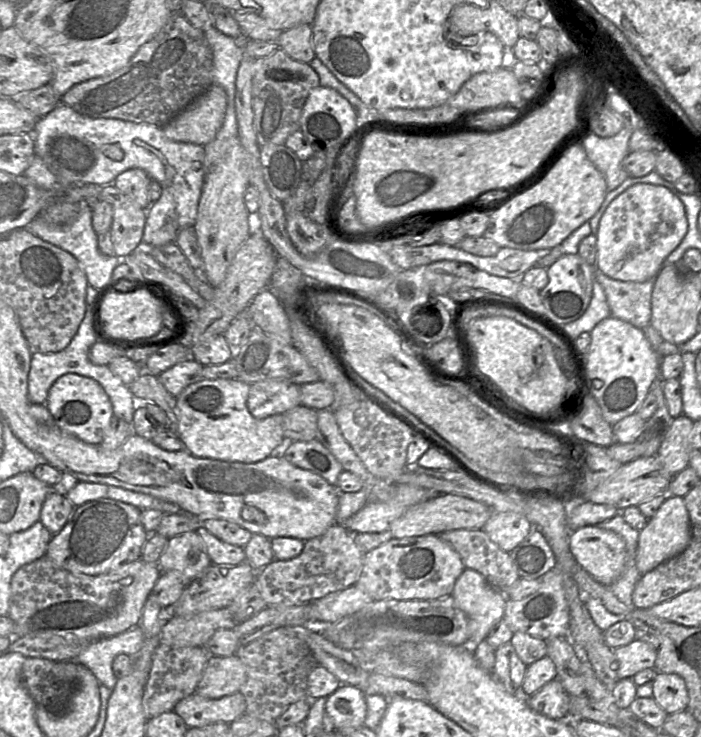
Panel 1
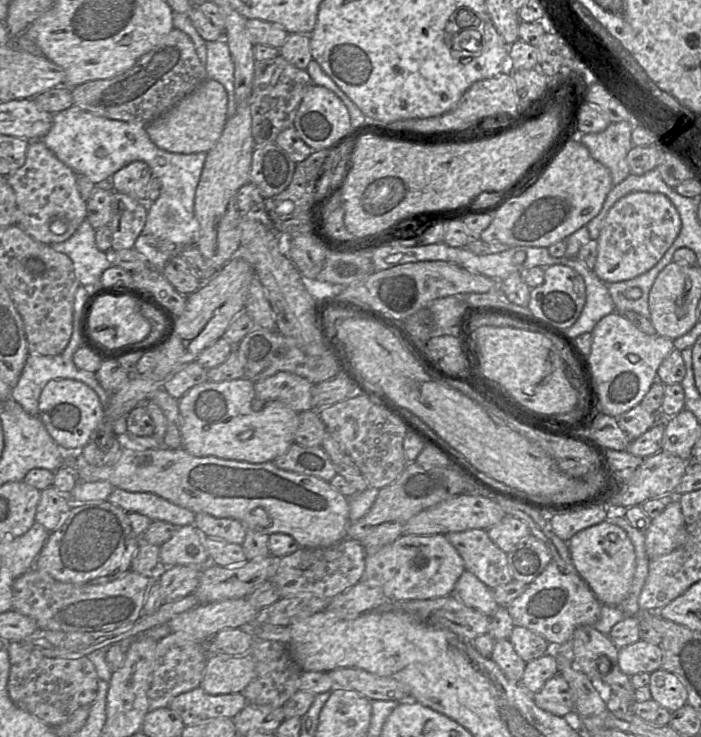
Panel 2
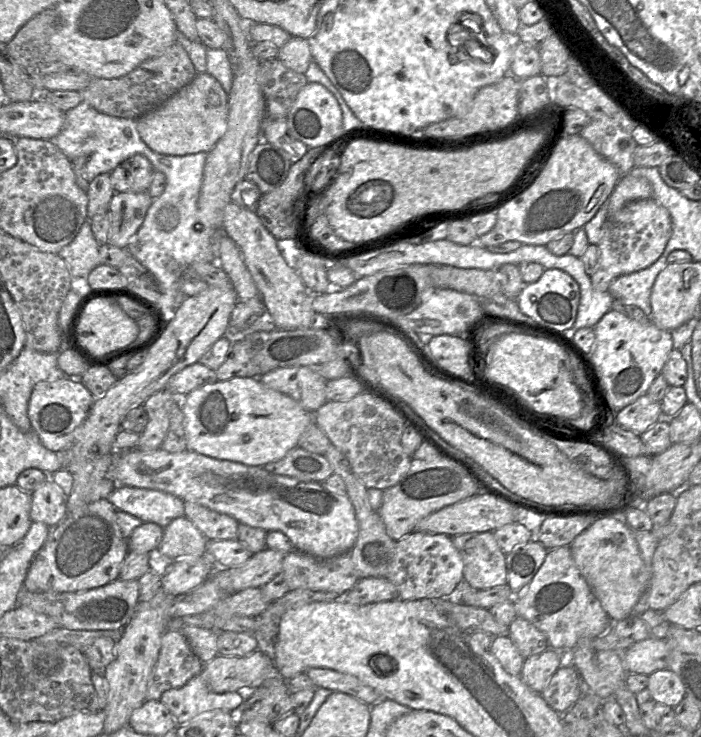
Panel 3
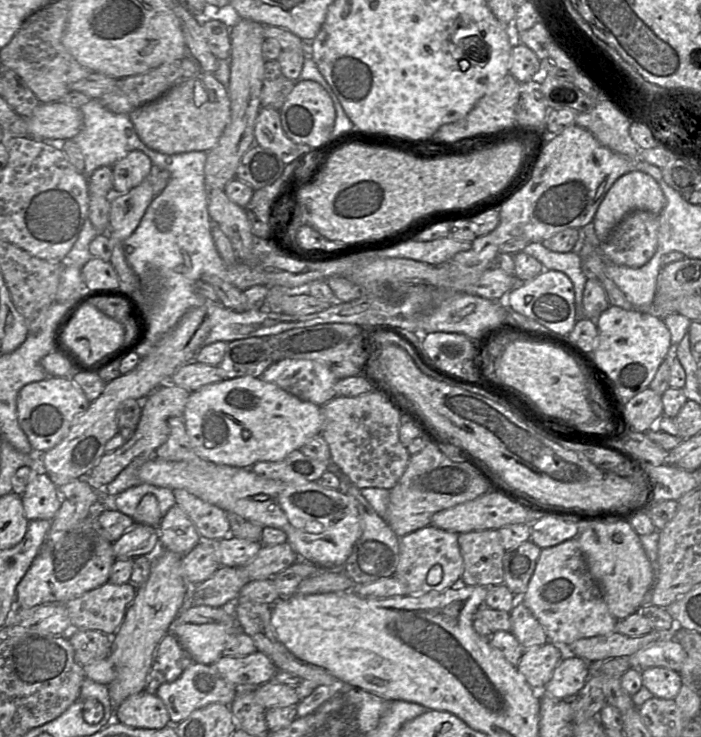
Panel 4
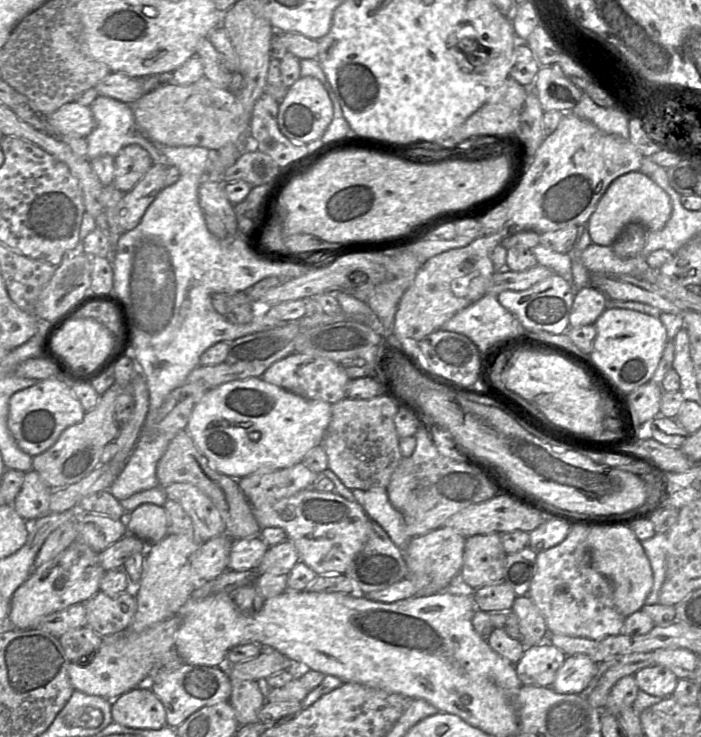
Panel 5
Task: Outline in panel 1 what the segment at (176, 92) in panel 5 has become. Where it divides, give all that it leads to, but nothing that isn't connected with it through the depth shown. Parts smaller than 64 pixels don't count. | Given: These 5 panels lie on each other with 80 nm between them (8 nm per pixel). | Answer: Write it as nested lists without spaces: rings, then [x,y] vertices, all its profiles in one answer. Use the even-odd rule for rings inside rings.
[[[212,84],[175,118],[162,126],[162,130],[172,141],[205,146],[221,128],[226,107],[225,90]]]

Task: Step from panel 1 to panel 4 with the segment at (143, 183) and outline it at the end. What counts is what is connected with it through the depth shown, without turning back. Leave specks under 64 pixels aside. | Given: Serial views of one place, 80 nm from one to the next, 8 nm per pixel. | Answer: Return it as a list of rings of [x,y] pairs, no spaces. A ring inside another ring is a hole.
[[[134,150],[117,161],[112,169],[114,191],[117,194],[126,194],[149,178],[155,168],[145,153]]]

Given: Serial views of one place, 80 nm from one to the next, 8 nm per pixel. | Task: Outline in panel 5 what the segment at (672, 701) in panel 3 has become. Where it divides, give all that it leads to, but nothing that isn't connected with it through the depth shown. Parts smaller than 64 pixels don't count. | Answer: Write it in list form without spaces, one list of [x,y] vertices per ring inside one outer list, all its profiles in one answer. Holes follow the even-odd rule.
[[[653,665],[634,674],[639,690],[649,695],[667,698],[672,696],[679,678],[667,667]]]

